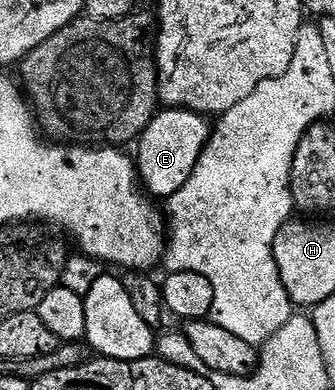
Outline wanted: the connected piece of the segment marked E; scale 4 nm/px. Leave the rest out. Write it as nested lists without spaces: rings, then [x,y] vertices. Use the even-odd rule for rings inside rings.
[[[182,107],[157,110],[138,140],[138,179],[143,190],[153,200],[160,201],[166,201],[171,195],[178,193],[178,189],[182,189],[182,185],[190,181],[200,154],[208,143],[209,134],[209,120],[197,111],[186,111]]]

